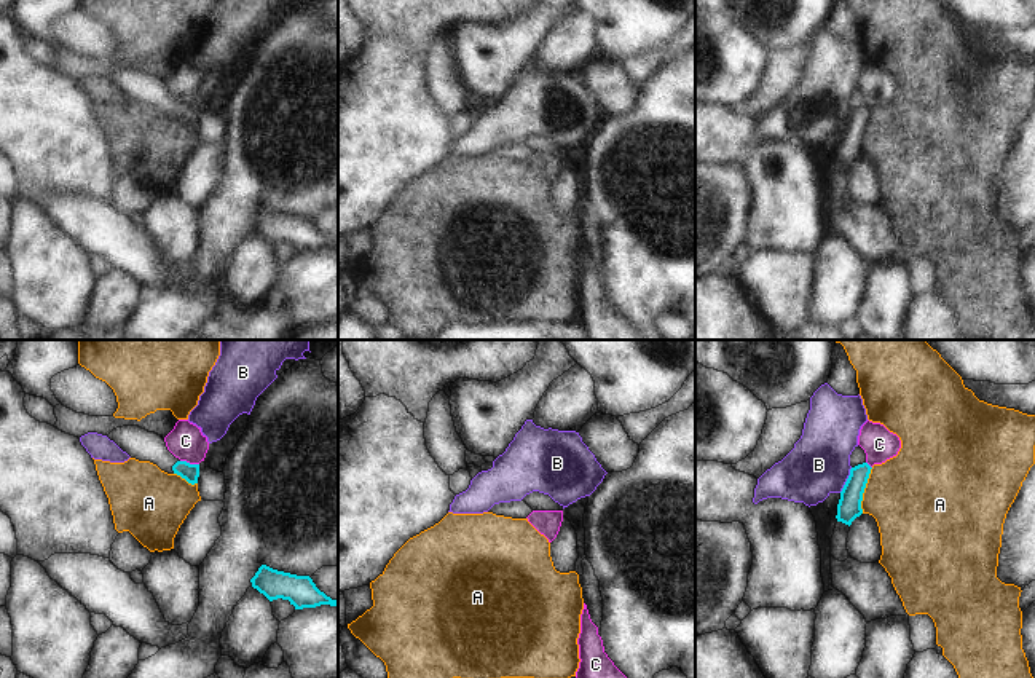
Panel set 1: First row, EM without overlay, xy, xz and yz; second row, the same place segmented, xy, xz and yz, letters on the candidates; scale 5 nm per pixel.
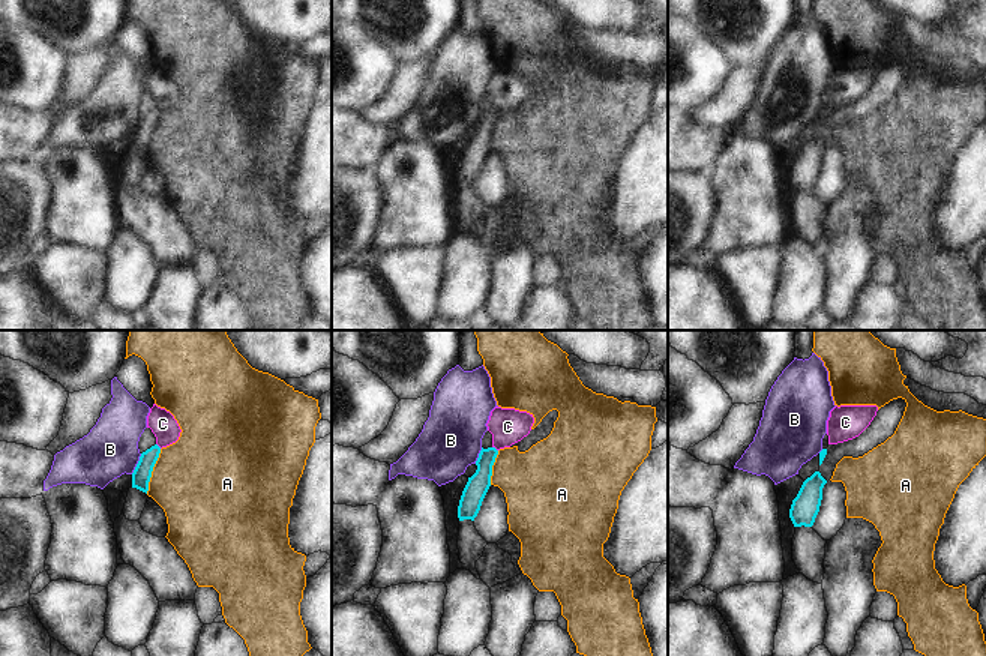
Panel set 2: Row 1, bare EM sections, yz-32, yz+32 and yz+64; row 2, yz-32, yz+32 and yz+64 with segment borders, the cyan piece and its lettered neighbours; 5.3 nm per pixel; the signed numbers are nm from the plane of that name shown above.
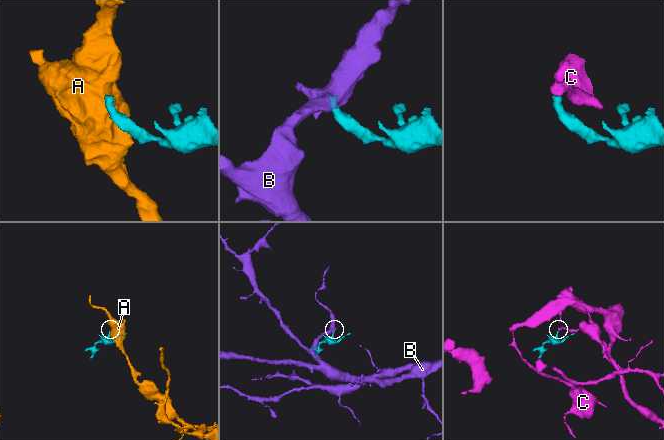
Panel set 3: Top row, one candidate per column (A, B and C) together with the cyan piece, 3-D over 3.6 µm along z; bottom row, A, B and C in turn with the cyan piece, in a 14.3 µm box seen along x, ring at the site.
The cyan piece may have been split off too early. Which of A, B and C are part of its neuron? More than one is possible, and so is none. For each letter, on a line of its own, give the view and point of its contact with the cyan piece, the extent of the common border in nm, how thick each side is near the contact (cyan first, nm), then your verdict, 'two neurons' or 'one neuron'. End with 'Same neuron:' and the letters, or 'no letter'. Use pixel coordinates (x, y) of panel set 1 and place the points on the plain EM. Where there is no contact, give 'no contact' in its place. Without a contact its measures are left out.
A: yz (863, 133) | 240 nm | 120/440 nm | two neurons
B: yz (847, 123) | 140 nm | 120/300 nm | two neurons
C: xy (190, 107) | 100 nm | 90/180 nm | two neurons
Same neuron: no letter

